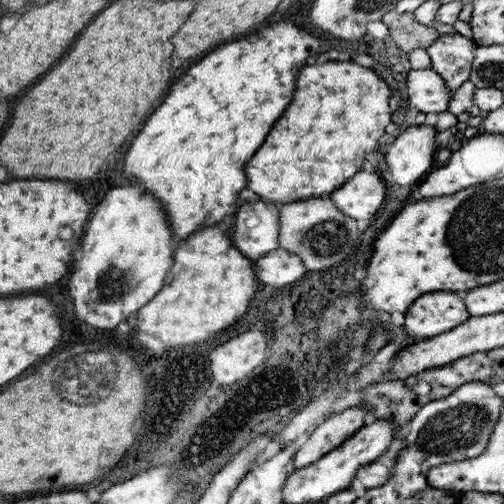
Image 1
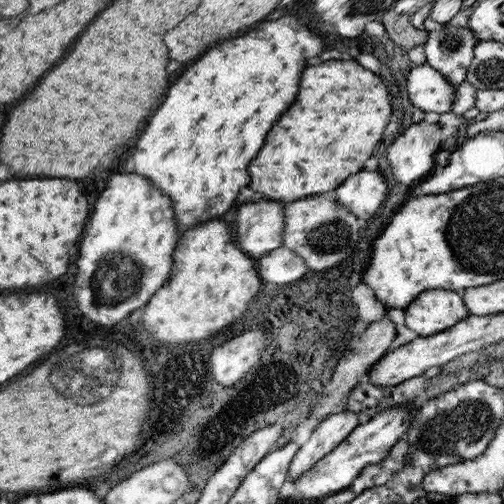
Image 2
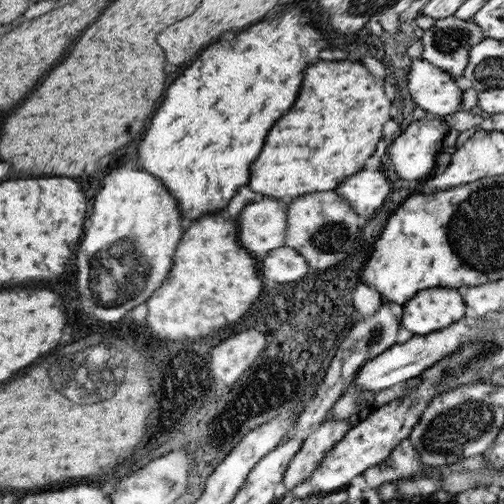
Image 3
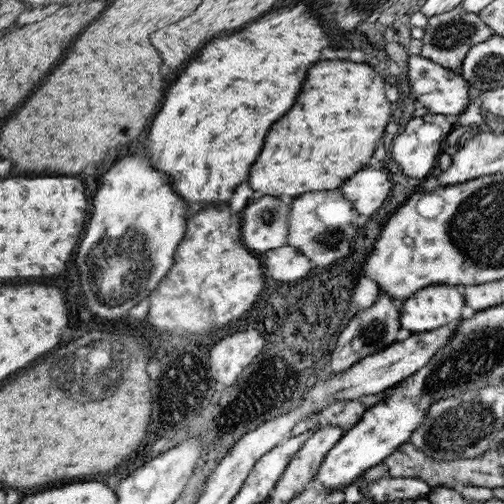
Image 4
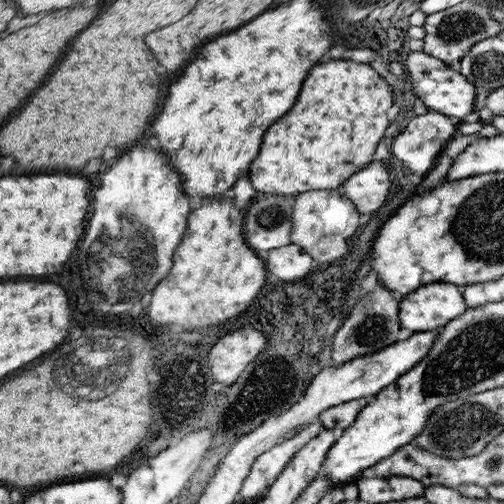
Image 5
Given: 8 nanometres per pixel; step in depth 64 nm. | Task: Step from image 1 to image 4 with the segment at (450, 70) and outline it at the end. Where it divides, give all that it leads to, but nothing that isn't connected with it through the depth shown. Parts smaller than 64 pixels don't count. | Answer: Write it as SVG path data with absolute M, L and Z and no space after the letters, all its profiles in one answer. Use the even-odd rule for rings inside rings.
M453 8L451 12L439 14L439 16L431 16L427 18L427 26L423 28L423 40L421 40L421 56L431 60L433 64L439 64L451 72L457 72L463 68L463 60L467 56L467 52L475 46L485 42L487 38L491 38L491 30L479 20L477 14L463 14L461 8Z

